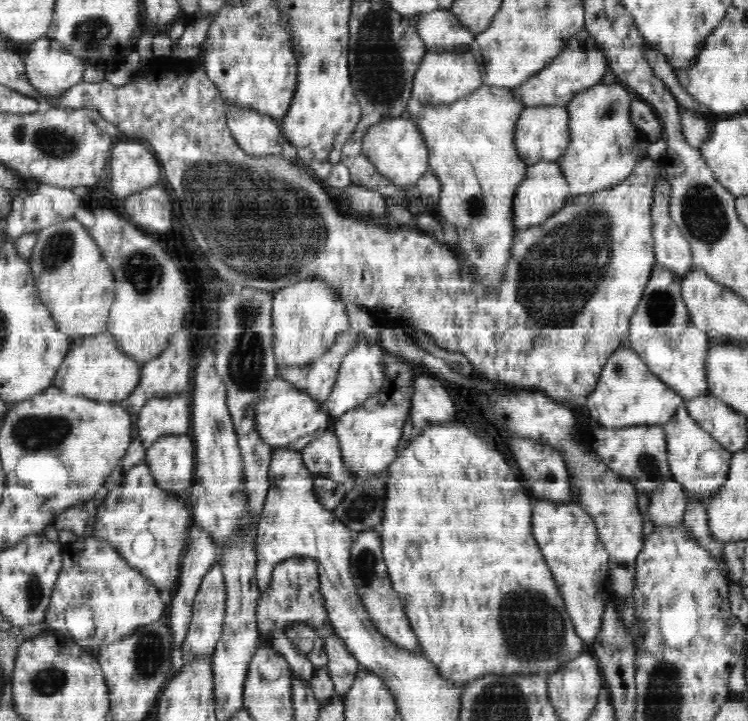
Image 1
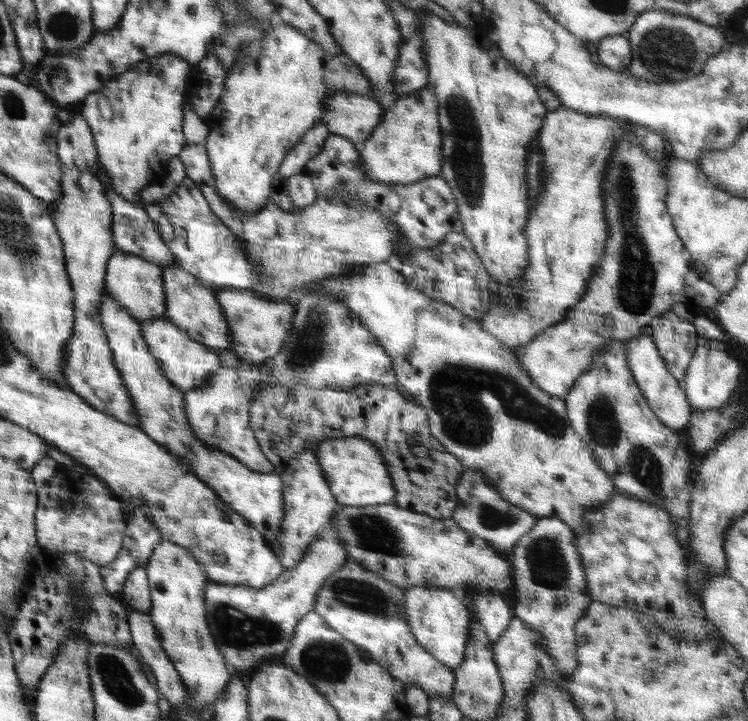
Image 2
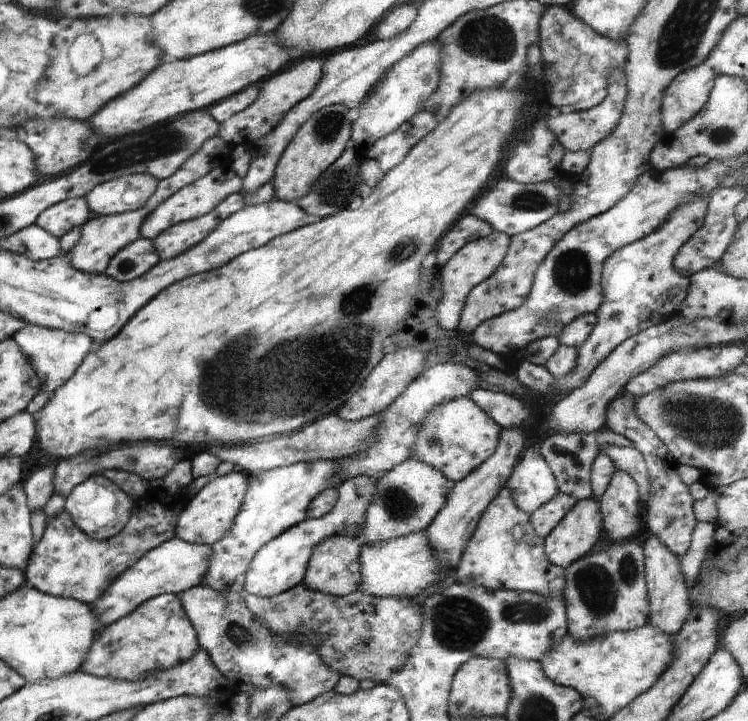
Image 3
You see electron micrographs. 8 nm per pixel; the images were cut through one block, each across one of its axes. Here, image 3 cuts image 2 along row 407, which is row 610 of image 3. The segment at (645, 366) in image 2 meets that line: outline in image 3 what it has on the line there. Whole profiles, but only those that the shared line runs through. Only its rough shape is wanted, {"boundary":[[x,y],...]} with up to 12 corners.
{"boundary":[[656,536],[642,548],[648,625],[672,637],[692,610],[679,557]]}

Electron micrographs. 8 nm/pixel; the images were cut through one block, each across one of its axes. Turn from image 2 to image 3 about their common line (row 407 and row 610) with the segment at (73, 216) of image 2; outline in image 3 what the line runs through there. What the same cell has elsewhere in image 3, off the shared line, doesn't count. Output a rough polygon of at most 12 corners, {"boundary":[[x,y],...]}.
{"boundary":[[175,536],[92,605],[105,627],[151,598],[202,585],[212,546]]}

